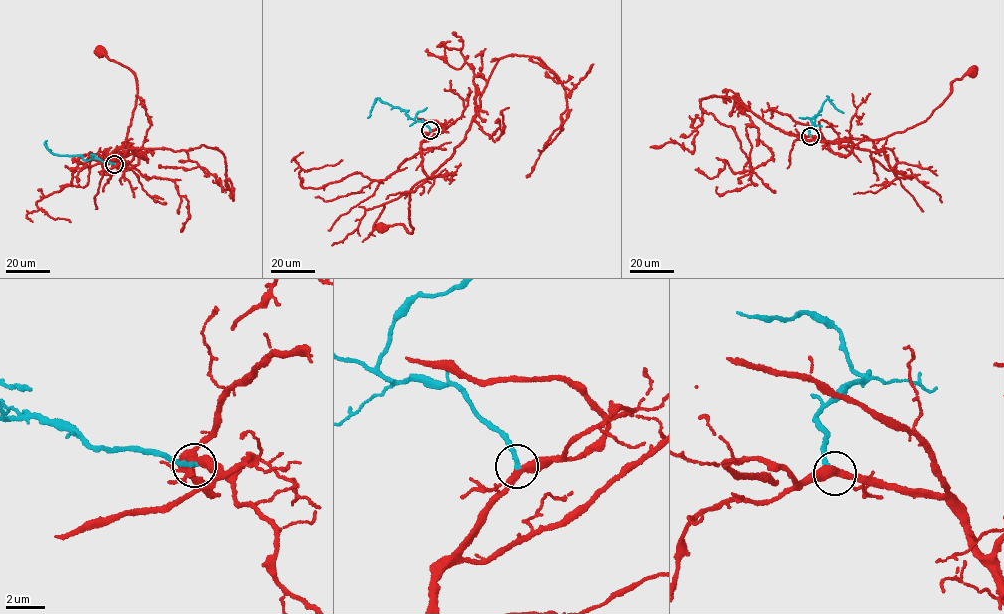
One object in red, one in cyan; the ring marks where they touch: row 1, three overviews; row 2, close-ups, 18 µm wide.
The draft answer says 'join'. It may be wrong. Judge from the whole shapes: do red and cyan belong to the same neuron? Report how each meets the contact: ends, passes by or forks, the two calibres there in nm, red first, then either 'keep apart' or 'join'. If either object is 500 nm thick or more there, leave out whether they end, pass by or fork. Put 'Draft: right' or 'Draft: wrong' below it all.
red passes by; cyan ends there; 360 nm thick on the red side, 240 nm on the other; join
Draft: right

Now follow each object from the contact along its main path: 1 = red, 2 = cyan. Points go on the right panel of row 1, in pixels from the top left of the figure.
1: (811, 136), (823, 140), (831, 152), (847, 155), (854, 145), (923, 122), (948, 96), (951, 83), (970, 71)
2: (810, 136), (808, 129), (814, 124), (814, 117), (824, 101), (828, 99), (843, 112)

